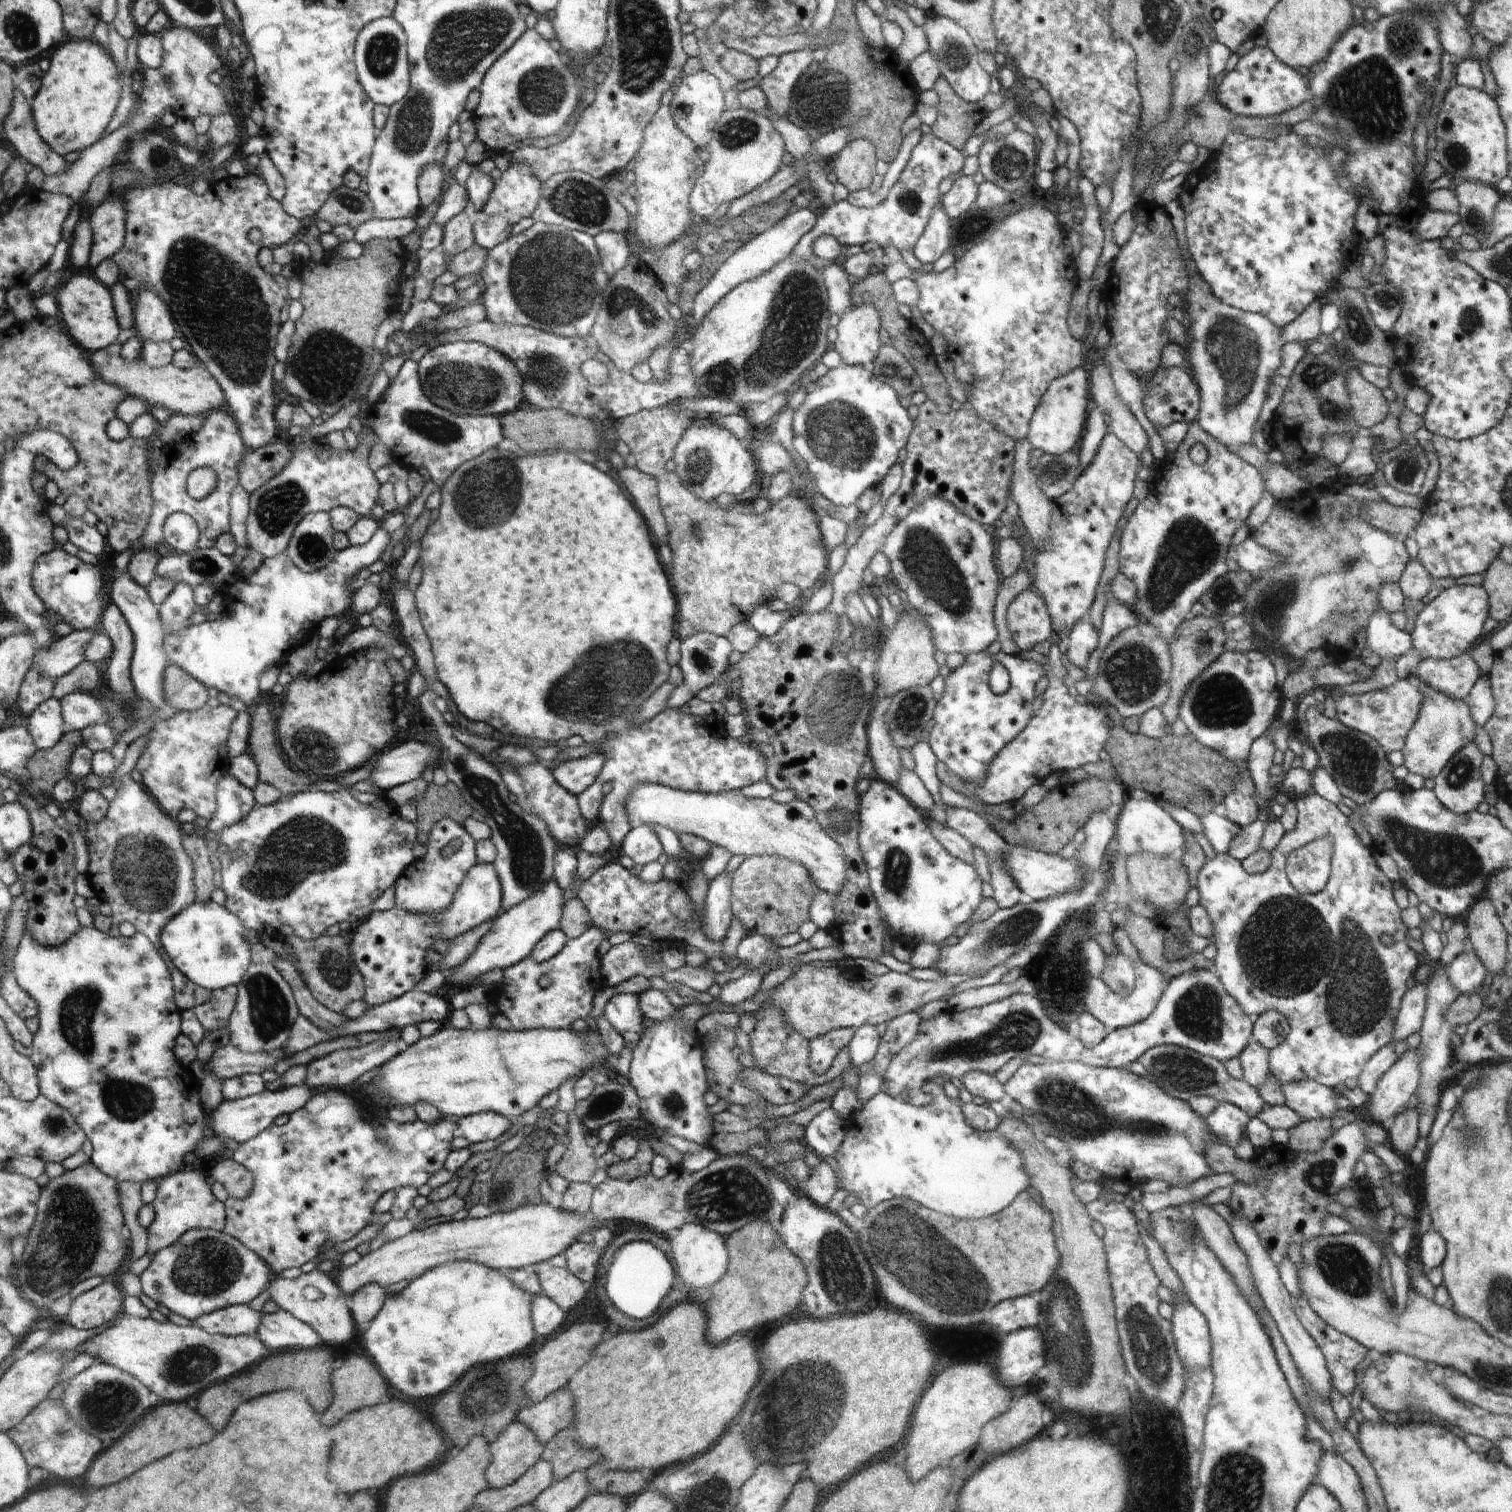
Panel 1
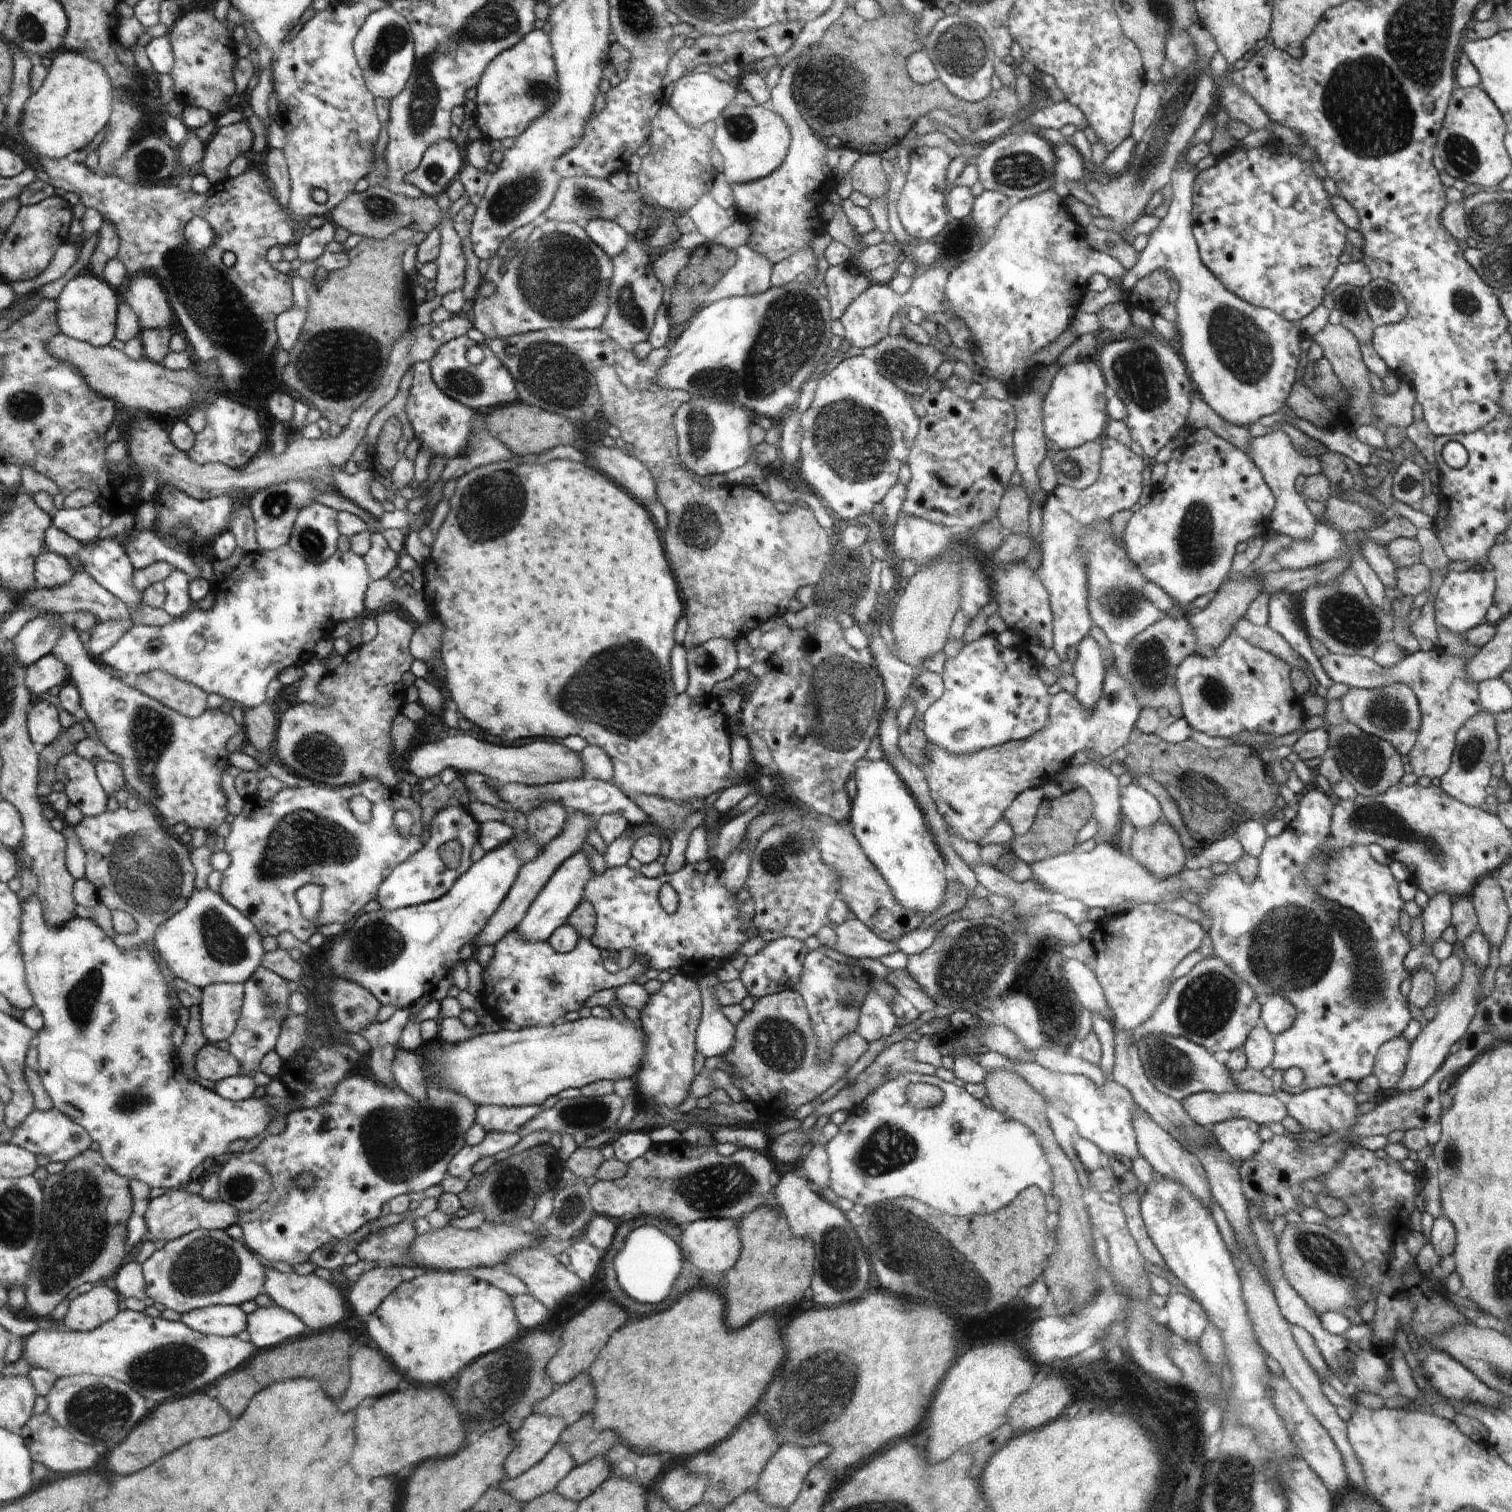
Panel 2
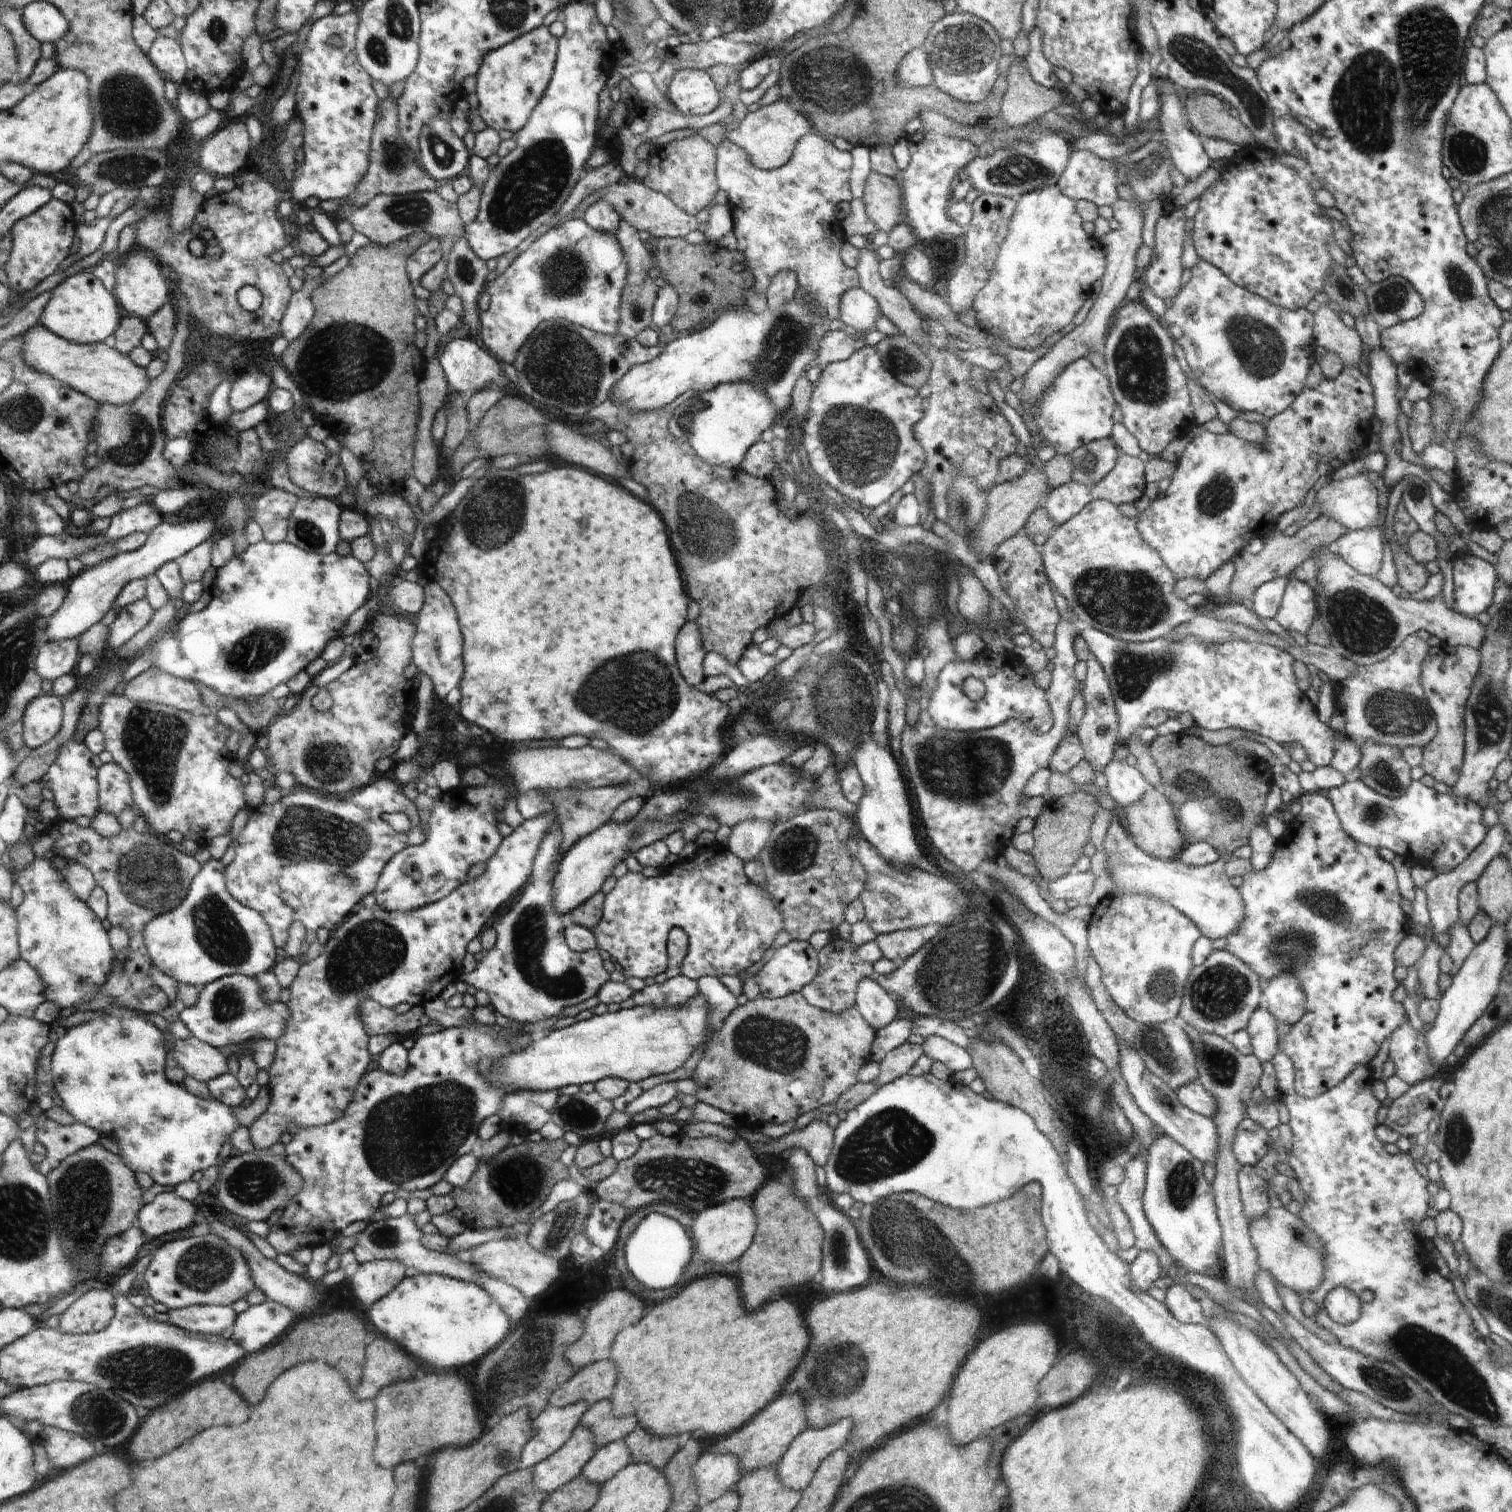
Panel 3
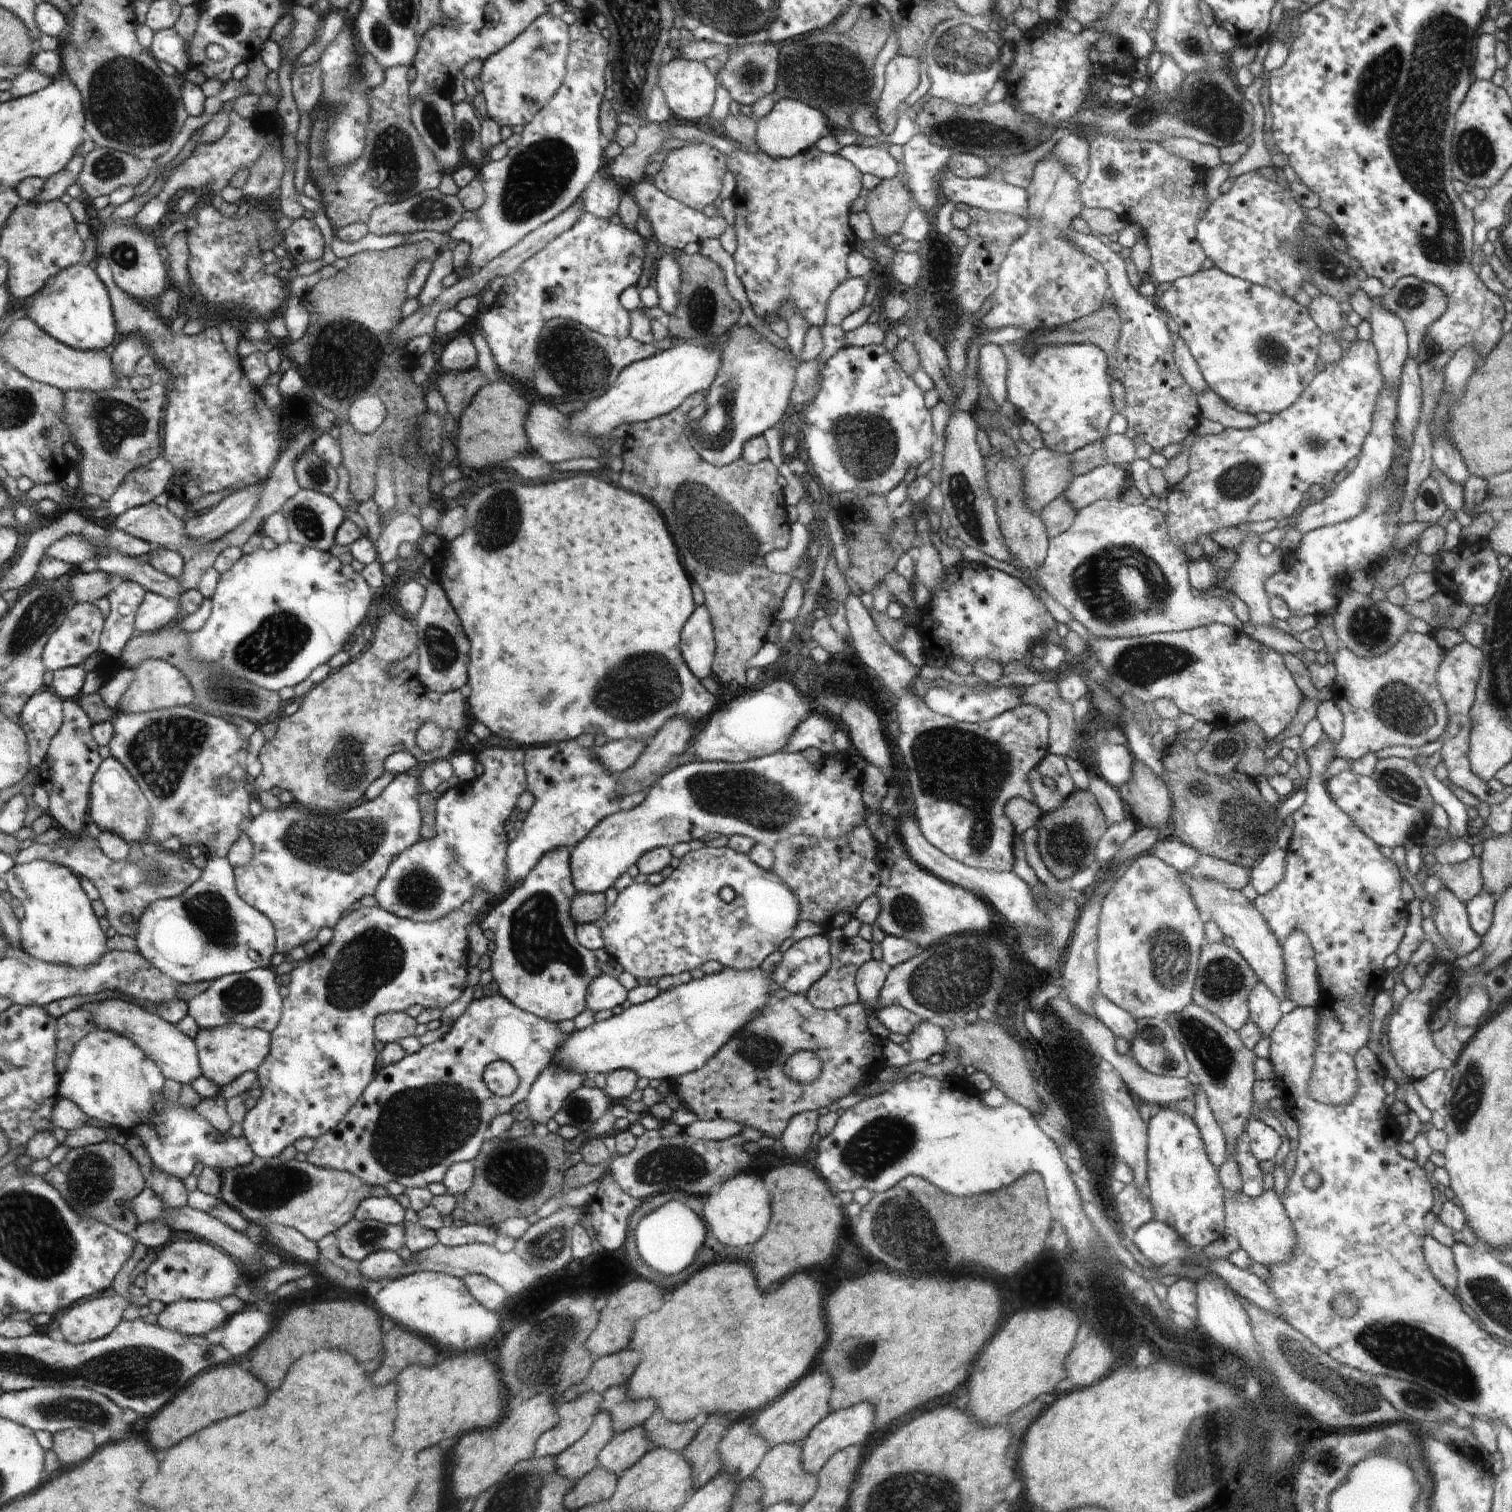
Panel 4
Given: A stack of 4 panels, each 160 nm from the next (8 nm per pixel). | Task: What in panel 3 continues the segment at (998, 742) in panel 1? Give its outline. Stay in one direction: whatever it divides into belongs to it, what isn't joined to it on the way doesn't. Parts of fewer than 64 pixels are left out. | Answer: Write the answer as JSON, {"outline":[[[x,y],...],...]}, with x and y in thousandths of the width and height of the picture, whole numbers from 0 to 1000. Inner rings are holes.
{"outline":[[[650,429],[644,437],[632,437],[626,439],[621,445],[620,452],[616,458],[616,462],[614,462],[613,471],[618,480],[630,484],[642,485],[653,483],[657,480],[664,480],[668,476],[679,478],[681,482],[685,485],[693,484],[696,480],[692,458],[687,455],[684,444],[676,438],[671,430],[658,432]],[[640,448],[646,448],[651,453],[652,459],[647,464],[642,464],[636,458],[636,453]]]}

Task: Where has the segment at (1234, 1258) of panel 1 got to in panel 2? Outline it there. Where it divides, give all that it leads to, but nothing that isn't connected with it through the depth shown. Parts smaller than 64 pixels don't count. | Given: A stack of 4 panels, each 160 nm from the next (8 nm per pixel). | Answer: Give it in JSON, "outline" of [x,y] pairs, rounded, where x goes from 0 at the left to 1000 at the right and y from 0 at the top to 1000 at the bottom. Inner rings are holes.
{"outline":[[[751,733],[749,737],[749,747],[752,751],[752,759],[767,778],[777,779],[783,783],[786,789],[790,790],[800,800],[801,786],[796,770],[787,763],[771,747],[769,747],[757,733]]]}

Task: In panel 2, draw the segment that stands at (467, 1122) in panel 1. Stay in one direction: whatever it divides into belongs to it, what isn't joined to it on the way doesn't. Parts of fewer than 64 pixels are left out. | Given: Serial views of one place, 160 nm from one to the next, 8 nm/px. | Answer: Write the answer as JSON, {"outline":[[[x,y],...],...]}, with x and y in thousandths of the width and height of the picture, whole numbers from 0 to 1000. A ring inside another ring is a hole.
{"outline":[[[328,731],[316,731],[315,743],[322,749],[331,748],[343,749],[346,745],[358,735],[358,731],[347,731],[335,732]]]}

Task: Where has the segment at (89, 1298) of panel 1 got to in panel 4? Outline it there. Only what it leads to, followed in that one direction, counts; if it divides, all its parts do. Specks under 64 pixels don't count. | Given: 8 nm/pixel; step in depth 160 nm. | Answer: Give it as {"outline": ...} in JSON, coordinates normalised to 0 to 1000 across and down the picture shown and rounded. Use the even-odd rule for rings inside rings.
{"outline":[[[93,854],[89,857],[87,860],[79,857],[78,855],[75,857],[65,857],[54,861],[52,864],[49,864],[47,866],[44,866],[38,871],[40,875],[39,883],[44,886],[48,889],[58,889],[58,888],[62,888],[62,886],[67,886],[71,885],[78,878],[79,874],[82,874],[82,869],[86,864],[91,863],[93,864],[99,864],[100,859]]]}

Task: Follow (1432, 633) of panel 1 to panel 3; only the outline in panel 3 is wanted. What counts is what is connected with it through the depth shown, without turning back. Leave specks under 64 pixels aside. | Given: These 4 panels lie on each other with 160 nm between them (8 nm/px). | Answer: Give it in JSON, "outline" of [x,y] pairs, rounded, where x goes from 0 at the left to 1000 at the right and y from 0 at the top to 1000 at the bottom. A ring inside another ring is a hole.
{"outline":[[[975,367],[964,368],[962,372],[962,401],[960,403],[975,409],[986,401],[991,384],[988,374]]]}

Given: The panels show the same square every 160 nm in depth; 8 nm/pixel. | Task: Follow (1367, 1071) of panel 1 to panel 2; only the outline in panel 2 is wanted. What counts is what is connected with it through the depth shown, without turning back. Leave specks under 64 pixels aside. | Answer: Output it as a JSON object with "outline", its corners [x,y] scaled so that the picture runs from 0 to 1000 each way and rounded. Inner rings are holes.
{"outline":[[[927,685],[916,689],[910,696],[908,710],[915,720],[924,720],[932,702],[933,689]]]}

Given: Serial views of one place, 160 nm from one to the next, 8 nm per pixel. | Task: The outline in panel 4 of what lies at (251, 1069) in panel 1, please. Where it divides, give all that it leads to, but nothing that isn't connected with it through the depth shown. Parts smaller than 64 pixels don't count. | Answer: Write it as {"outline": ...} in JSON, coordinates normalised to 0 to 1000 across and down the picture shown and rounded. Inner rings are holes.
{"outline":[[[70,660],[69,661],[62,661],[56,667],[58,669],[61,669],[64,681],[74,681],[74,683],[78,683],[90,688],[90,690],[94,692],[107,705],[107,708],[111,714],[123,718],[127,717],[130,713],[134,711],[129,688],[122,685],[114,677],[99,669],[94,665],[90,665],[89,663],[81,661],[81,660]]]}

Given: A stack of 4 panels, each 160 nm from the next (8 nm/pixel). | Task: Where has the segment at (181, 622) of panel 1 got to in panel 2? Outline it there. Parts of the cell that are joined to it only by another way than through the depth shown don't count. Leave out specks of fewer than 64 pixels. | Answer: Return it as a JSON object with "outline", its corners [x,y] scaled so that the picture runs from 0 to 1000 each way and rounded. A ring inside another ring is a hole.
{"outline":[[[114,376],[108,383],[110,392],[108,403],[110,406],[112,406],[112,410],[121,408],[128,402],[129,399],[126,395],[126,385],[126,381],[119,376]]]}

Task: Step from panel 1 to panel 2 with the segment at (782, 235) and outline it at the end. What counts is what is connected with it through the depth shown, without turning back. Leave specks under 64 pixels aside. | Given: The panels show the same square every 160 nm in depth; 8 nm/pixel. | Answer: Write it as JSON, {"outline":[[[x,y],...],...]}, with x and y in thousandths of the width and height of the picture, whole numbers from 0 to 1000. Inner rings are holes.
{"outline":[[[495,162],[487,163],[486,166],[487,174],[470,190],[467,200],[481,196],[498,196],[511,189],[510,180],[512,174],[509,171],[499,167]]]}

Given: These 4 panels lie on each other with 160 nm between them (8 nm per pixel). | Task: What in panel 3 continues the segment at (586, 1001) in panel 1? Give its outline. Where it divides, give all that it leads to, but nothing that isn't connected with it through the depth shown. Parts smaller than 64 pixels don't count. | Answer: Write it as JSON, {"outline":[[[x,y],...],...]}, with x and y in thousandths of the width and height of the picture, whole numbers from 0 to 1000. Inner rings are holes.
{"outline":[[[370,546],[360,553],[354,567],[353,579],[341,593],[340,597],[335,601],[326,612],[329,617],[327,627],[319,630],[317,634],[316,639],[311,643],[308,643],[306,647],[316,655],[321,656],[327,668],[339,676],[351,677],[357,676],[361,673],[369,673],[374,667],[384,664],[392,659],[395,659],[403,647],[398,639],[398,634],[396,631],[396,628],[378,629],[373,622],[373,615],[370,615],[370,606],[376,606],[376,604],[372,604],[366,601],[365,587],[366,587],[366,581],[369,578],[369,573],[372,567],[370,565],[372,557],[372,548]]]}

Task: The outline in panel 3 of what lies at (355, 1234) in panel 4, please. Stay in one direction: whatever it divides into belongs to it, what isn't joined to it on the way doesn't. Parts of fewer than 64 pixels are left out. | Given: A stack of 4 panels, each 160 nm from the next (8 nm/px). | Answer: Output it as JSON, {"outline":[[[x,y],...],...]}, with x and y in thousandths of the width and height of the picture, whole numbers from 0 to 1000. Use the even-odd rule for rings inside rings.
{"outline":[[[269,802],[264,806],[259,806],[256,804],[251,805],[249,808],[244,808],[235,813],[235,823],[232,827],[238,836],[249,833],[257,833],[266,835],[269,839],[274,839],[279,843],[290,843],[297,845],[304,846],[308,848],[315,849],[319,847],[329,847],[328,844],[324,844],[323,841],[317,840],[315,835],[306,835],[301,830],[288,829],[283,827],[279,823],[279,815],[276,812],[274,804]]]}

